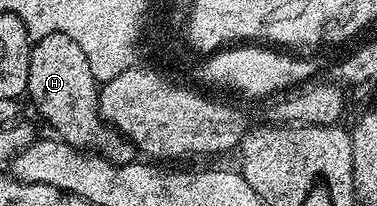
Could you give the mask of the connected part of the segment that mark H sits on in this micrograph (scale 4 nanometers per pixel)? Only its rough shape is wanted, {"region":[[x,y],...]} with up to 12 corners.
{"region":[[67,34],[30,50],[28,98],[65,143],[128,164],[99,81]]}

